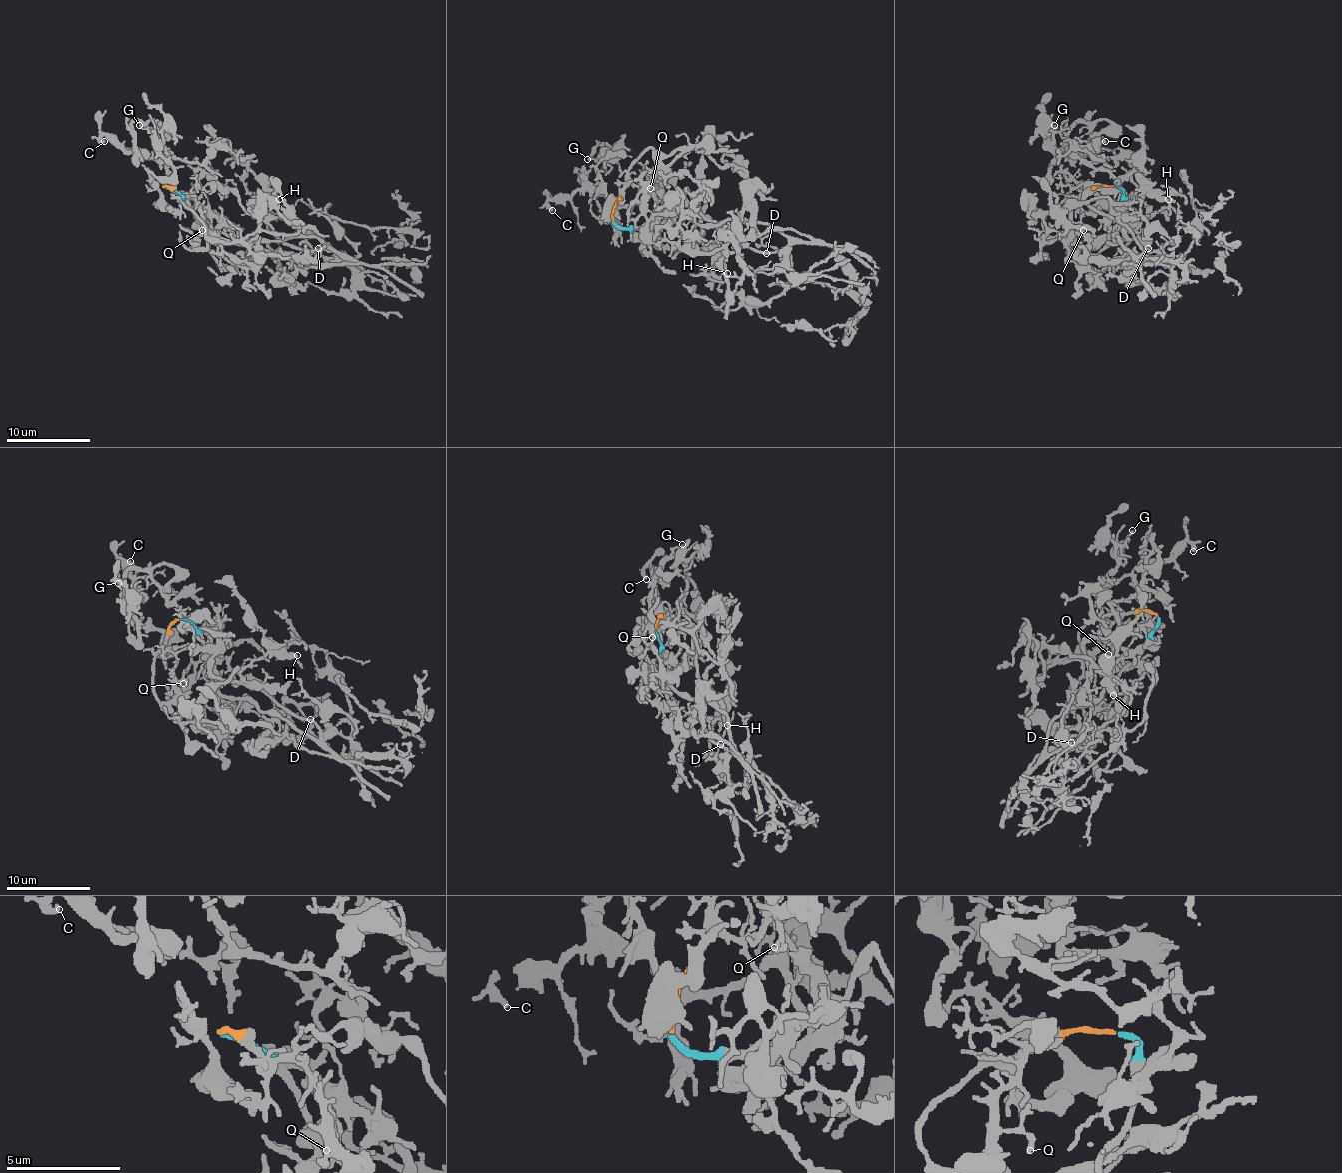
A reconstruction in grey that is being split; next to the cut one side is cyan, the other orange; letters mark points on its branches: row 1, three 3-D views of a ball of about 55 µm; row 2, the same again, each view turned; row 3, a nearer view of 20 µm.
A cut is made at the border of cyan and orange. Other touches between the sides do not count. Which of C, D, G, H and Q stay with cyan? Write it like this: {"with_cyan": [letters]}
{"with_cyan": ["C", "D"]}

